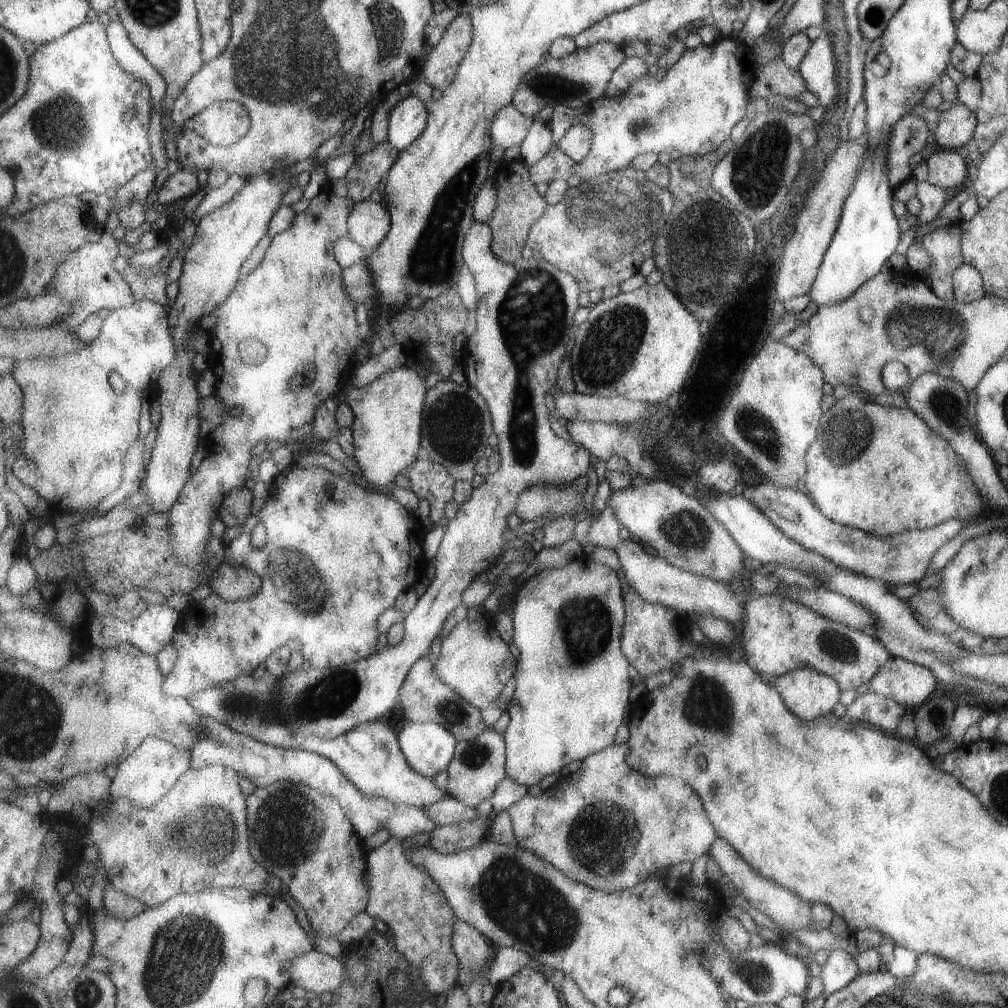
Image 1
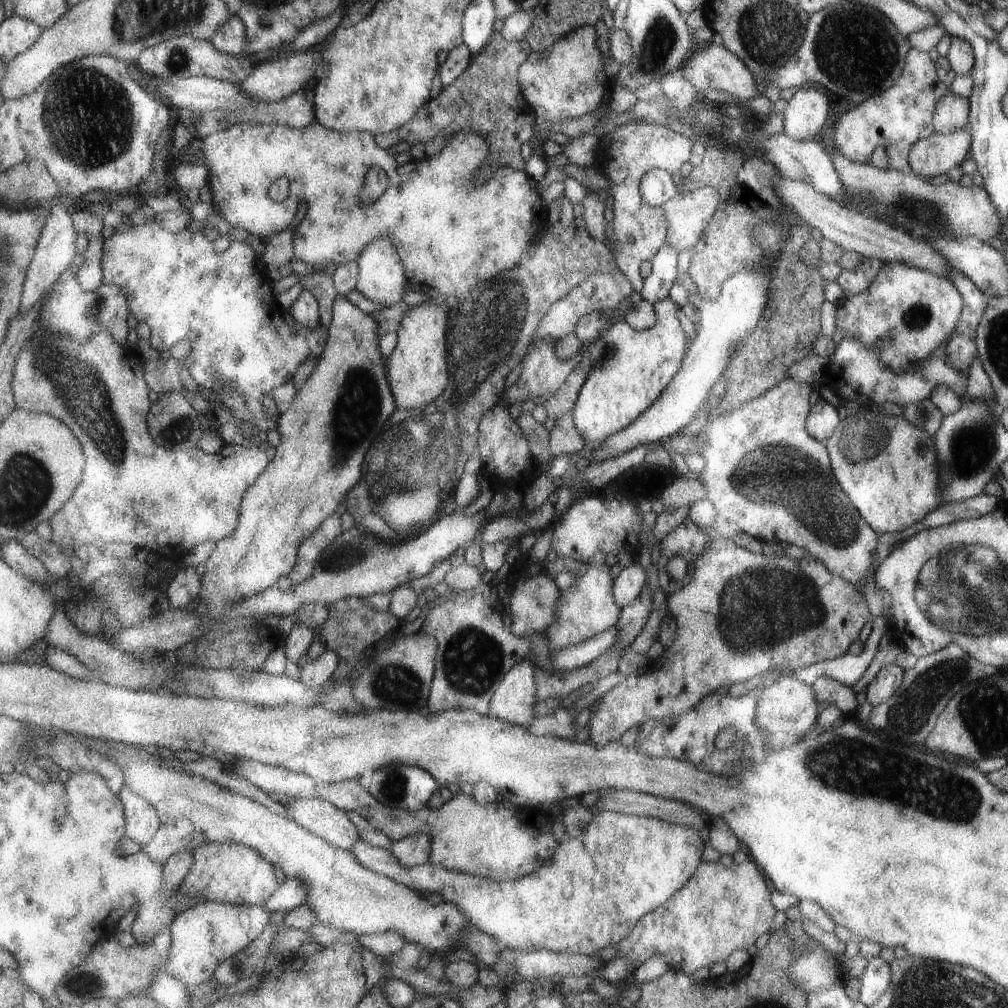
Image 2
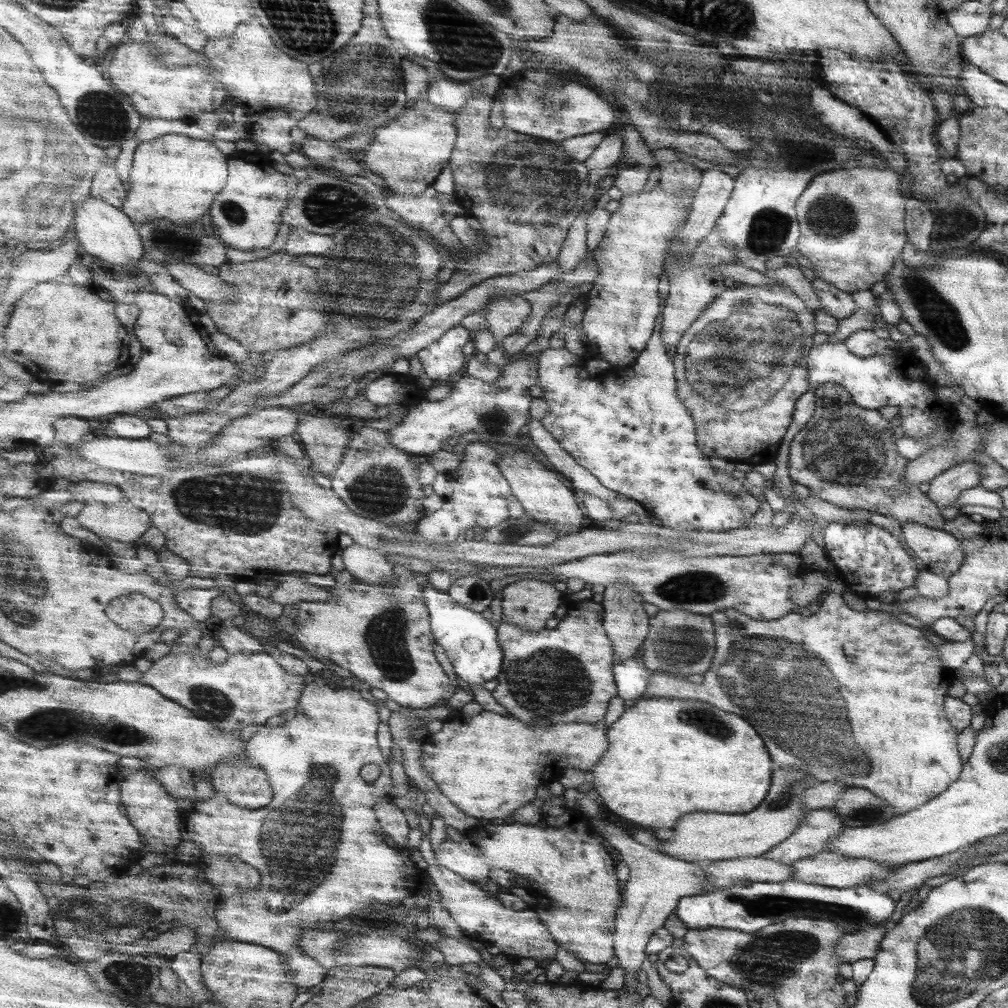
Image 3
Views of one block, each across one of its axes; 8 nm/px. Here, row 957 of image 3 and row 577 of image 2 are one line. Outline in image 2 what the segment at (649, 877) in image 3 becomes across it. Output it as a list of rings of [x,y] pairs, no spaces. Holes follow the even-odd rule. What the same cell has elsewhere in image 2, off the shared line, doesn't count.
[[[633,560],[629,568],[623,568],[615,578],[615,600],[619,602],[619,606],[631,606],[643,594],[647,582],[645,562]]]

